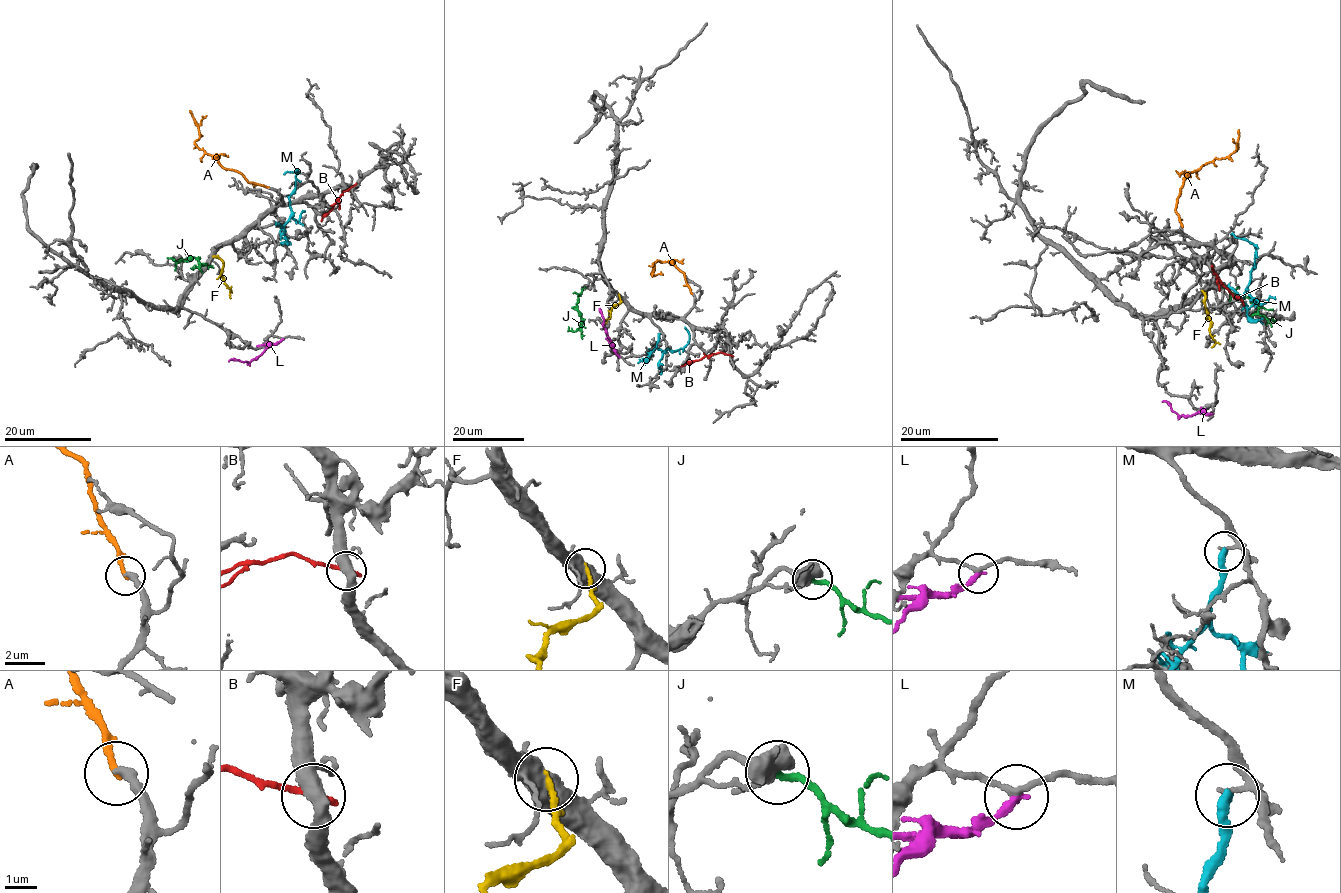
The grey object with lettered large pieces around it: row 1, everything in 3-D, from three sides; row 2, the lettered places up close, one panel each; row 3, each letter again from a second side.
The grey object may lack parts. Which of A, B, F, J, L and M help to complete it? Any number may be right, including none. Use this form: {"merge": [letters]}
{"merge": ["J"]}

